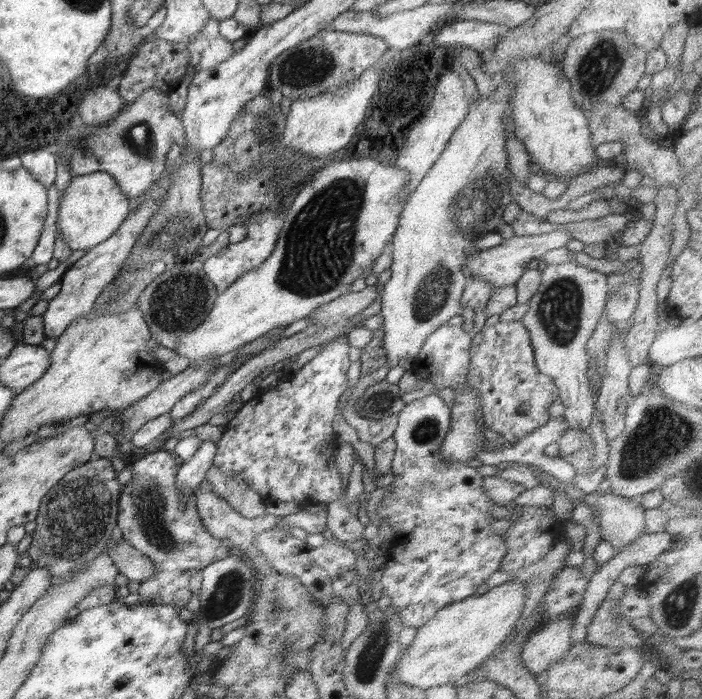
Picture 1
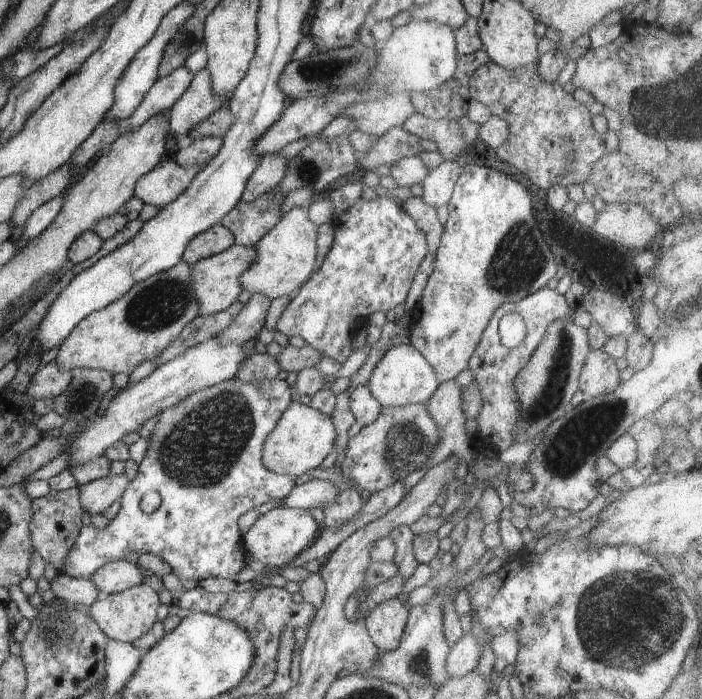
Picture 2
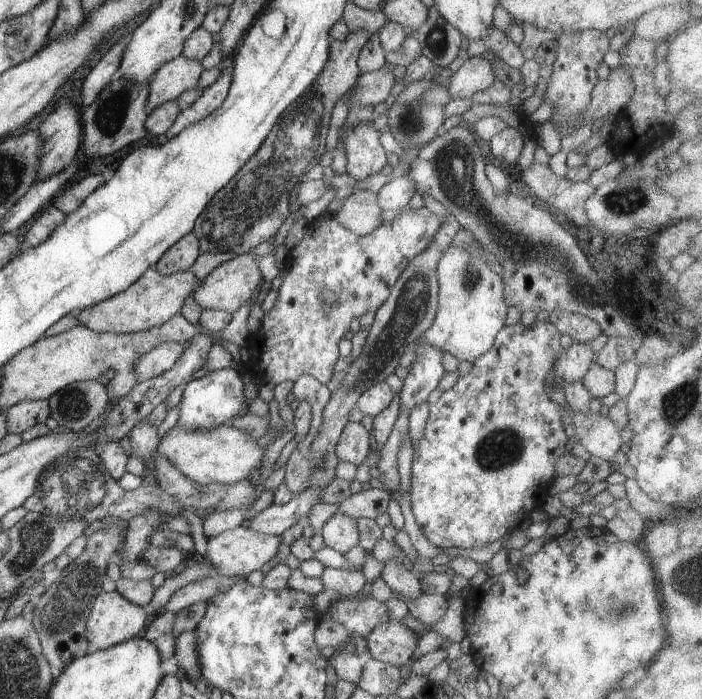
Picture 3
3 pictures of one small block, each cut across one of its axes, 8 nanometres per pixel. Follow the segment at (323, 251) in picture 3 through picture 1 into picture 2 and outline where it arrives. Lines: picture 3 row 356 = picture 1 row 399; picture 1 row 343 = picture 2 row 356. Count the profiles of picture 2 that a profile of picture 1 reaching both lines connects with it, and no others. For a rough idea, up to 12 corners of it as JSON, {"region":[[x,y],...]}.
{"region":[[388,196],[332,222],[274,330],[344,364],[356,324],[405,304],[430,248]]}

